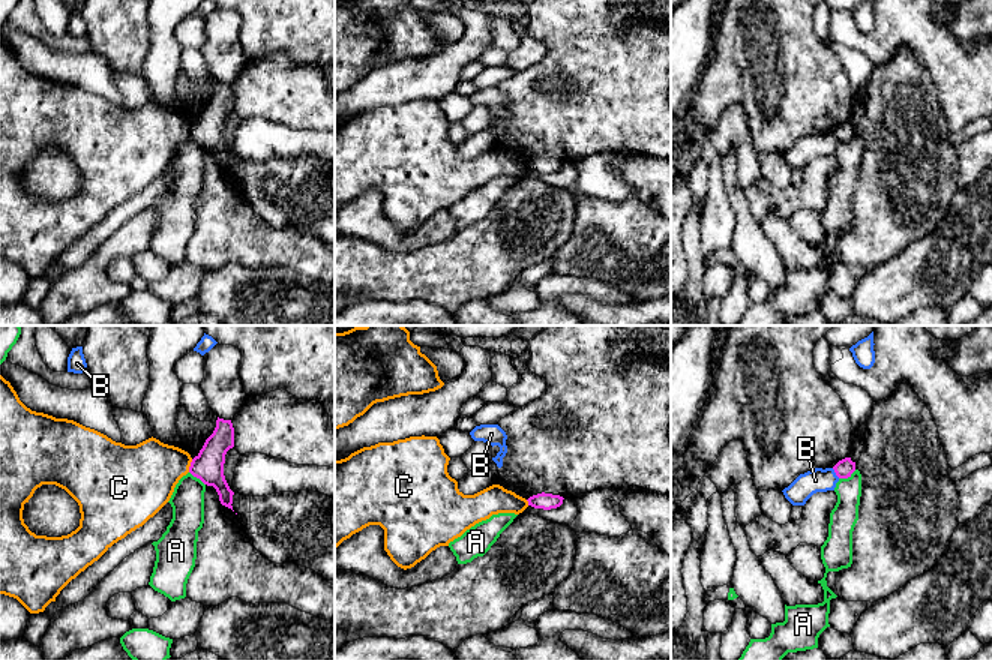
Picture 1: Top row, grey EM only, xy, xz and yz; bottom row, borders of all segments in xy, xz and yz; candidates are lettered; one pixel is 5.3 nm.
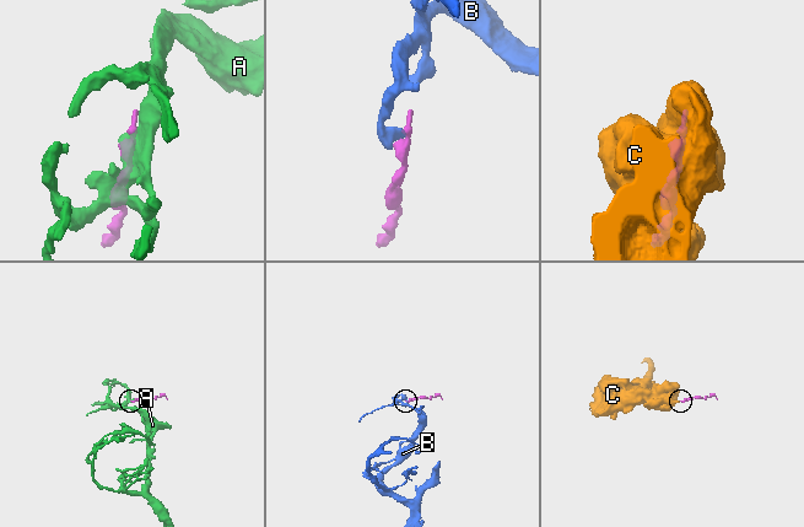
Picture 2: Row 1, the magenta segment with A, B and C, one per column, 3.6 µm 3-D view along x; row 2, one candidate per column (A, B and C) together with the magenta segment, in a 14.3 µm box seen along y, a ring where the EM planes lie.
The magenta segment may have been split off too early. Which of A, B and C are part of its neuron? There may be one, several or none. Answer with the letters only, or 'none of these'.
none of these

